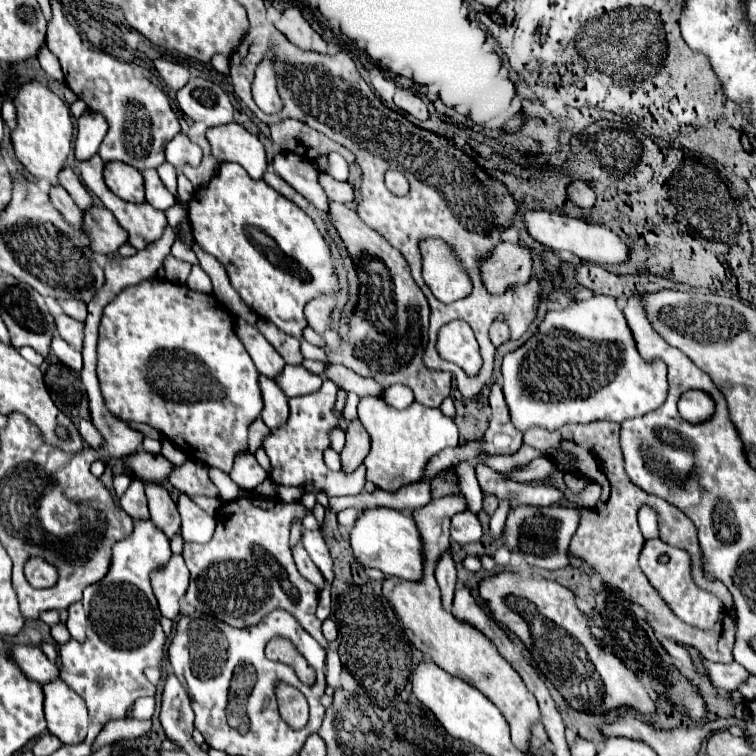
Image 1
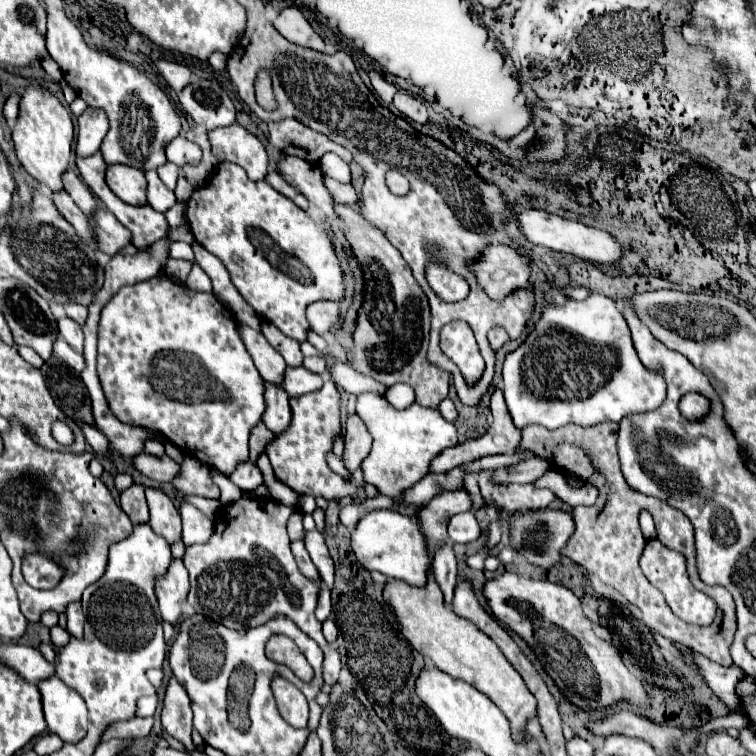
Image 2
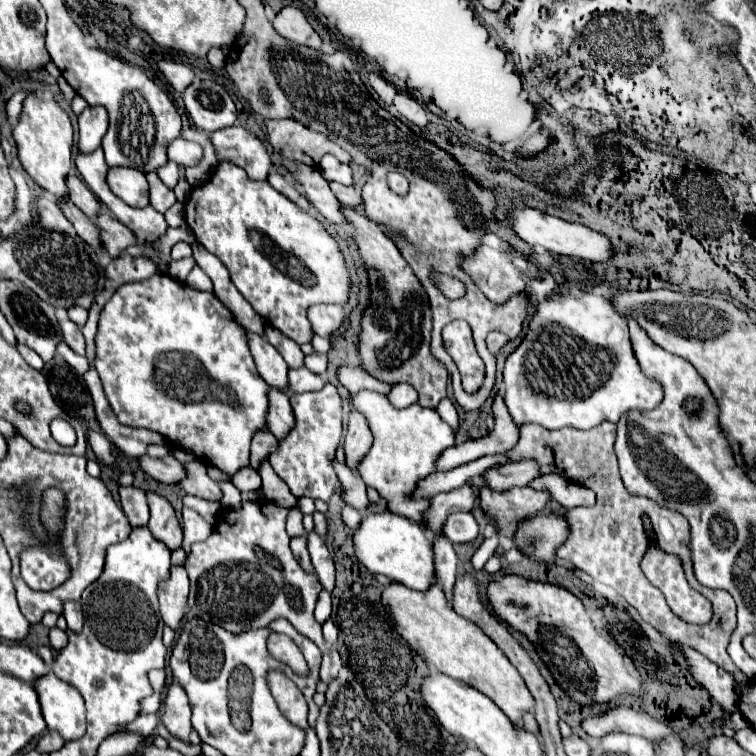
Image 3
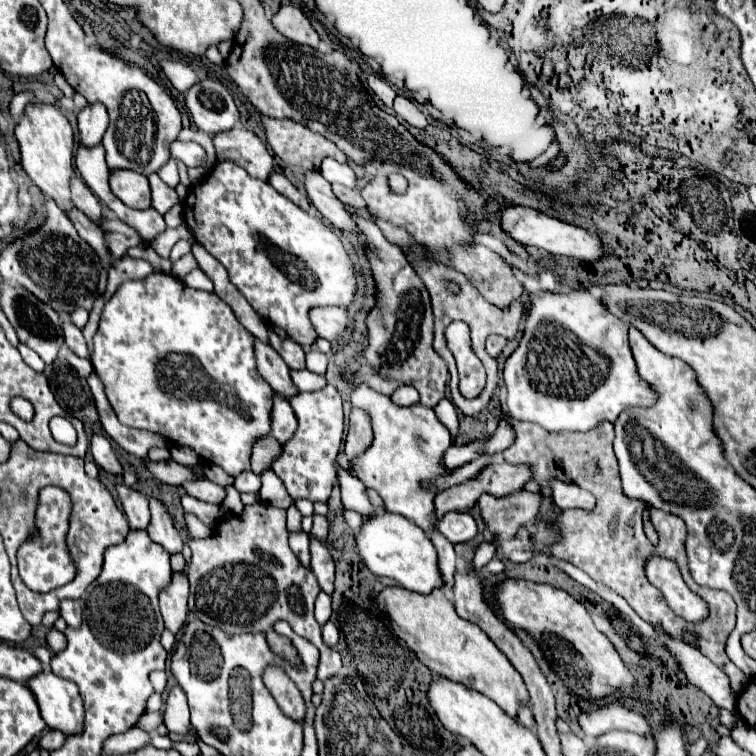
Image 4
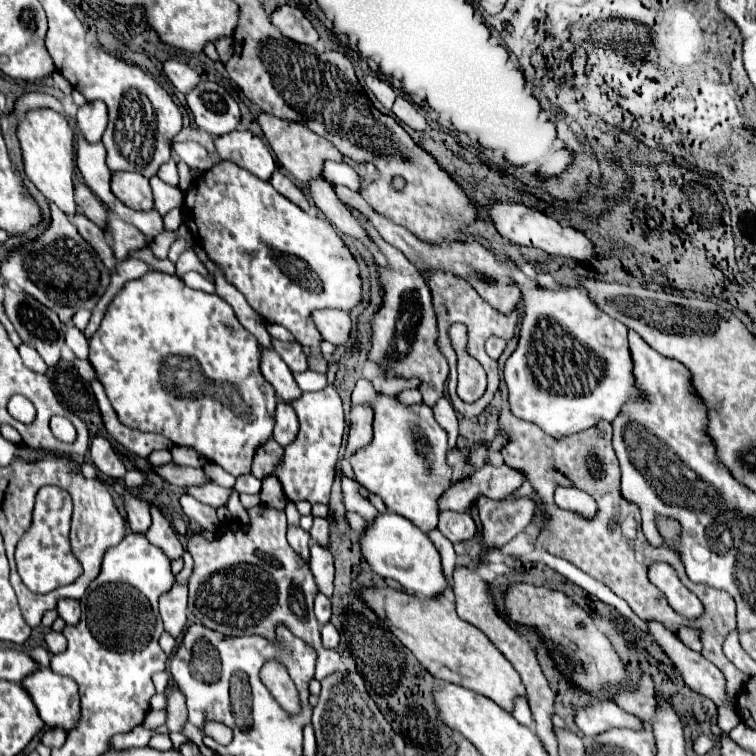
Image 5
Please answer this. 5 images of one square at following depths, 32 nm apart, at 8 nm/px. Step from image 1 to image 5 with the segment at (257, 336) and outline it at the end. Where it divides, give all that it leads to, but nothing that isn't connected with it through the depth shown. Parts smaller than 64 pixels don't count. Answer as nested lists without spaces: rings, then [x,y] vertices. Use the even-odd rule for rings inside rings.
[[[262,348],[260,370],[262,370],[264,378],[276,388],[276,394],[284,404],[292,404],[294,400],[298,400],[302,396],[302,390],[298,388],[294,374],[284,364],[284,360],[280,360],[280,356],[276,356],[274,350]]]

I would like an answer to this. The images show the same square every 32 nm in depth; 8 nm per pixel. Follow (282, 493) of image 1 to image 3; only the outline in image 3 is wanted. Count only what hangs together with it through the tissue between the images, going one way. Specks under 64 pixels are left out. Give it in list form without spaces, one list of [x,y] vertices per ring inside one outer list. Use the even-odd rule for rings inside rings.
[[[268,462],[262,464],[260,476],[262,476],[262,496],[266,500],[274,502],[276,506],[284,506],[284,508],[296,506],[296,498],[290,494],[288,486],[276,476],[276,472],[272,470],[272,466]]]

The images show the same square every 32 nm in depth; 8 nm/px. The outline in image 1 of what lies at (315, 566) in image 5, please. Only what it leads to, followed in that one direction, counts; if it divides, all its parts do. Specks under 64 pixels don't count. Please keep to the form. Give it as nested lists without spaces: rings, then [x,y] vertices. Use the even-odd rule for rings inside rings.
[[[304,530],[302,534],[302,544],[306,548],[306,552],[310,554],[312,562],[318,566],[318,570],[322,572],[324,580],[328,584],[332,584],[334,580],[334,572],[332,572],[332,558],[330,558],[330,552],[326,548],[326,542],[320,534],[320,530]]]

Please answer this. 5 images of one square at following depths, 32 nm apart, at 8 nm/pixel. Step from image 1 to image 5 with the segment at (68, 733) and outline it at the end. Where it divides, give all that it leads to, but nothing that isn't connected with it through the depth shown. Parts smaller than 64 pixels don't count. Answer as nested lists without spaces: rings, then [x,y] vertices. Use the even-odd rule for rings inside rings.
[[[38,668],[24,678],[22,686],[36,704],[46,726],[60,724],[62,728],[72,730],[72,724],[80,718],[78,684],[72,678],[56,674],[52,668]]]

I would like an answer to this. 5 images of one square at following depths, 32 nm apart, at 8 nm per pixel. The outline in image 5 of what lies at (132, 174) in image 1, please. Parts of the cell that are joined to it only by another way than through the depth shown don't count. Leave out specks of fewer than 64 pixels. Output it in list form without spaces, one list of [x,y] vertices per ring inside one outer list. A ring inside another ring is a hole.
[[[116,172],[112,174],[112,192],[122,204],[132,210],[152,210],[154,198],[148,178],[136,172]]]

